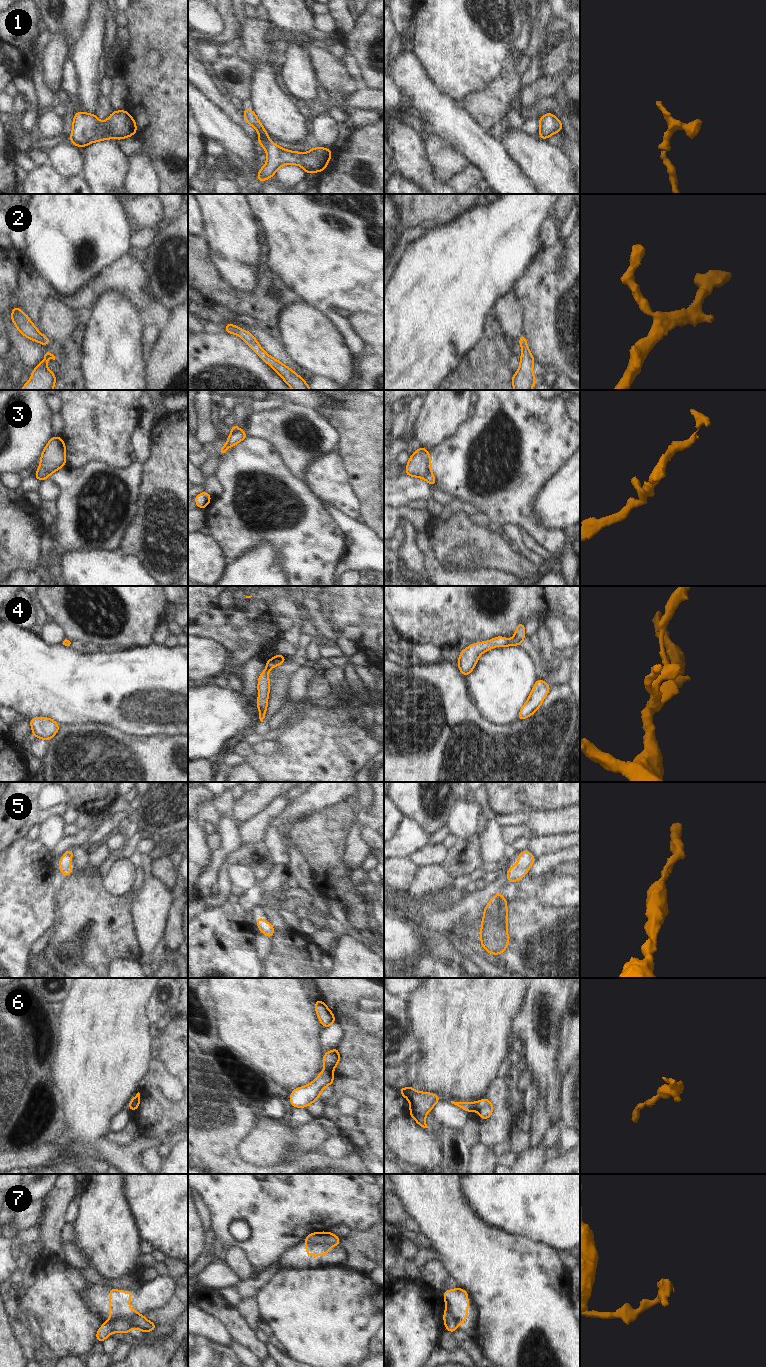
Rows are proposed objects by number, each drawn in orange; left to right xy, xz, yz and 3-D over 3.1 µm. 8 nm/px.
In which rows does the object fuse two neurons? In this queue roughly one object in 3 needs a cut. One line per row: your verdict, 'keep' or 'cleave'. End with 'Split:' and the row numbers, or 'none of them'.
1: keep
2: keep
3: cleave
4: keep
5: keep
6: cleave
7: cleave
Split: 3, 6, 7

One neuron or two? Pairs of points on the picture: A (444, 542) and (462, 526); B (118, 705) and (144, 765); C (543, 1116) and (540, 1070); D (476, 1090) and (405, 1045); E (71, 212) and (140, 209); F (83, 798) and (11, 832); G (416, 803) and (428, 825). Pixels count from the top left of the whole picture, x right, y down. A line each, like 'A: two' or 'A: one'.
A: one
B: two
C: two
D: two
E: two
F: one
G: one

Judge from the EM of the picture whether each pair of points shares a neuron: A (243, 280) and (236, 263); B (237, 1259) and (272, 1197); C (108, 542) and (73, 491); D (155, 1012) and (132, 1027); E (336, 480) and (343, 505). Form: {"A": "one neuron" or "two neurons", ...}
{"A": "one neuron", "B": "two neurons", "C": "one neuron", "D": "two neurons", "E": "one neuron"}

